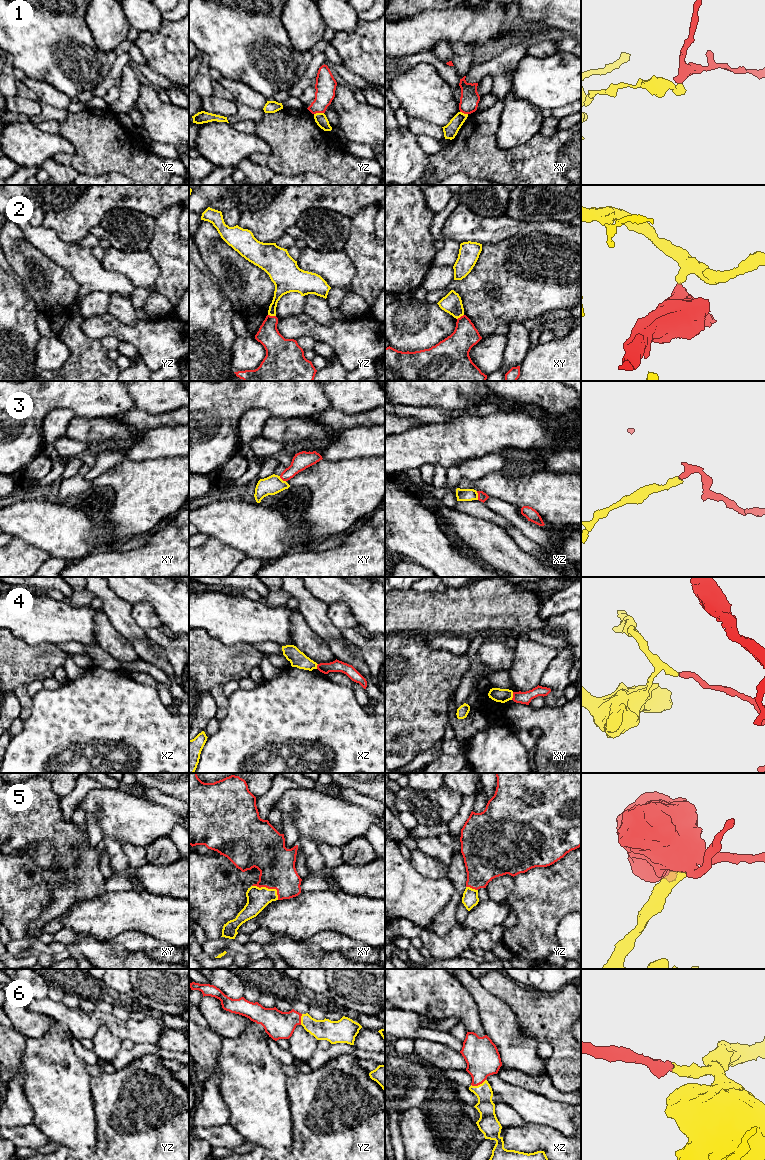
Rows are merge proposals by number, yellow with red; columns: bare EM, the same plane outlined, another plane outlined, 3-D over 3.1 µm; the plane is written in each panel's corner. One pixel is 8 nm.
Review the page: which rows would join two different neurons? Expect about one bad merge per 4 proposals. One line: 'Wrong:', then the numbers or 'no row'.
Wrong: 1, 2, 3, 4

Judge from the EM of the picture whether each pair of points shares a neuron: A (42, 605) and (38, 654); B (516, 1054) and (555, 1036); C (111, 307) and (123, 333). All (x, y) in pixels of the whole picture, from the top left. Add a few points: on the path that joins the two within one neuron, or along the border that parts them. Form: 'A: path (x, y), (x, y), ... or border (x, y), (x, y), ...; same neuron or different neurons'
A: border (17, 636), (30, 644), (56, 644); different neurons
B: border (520, 1028), (526, 1036), (534, 1037), (539, 1042); different neurons
C: border (106, 310), (128, 325), (134, 325), (138, 320); different neurons

